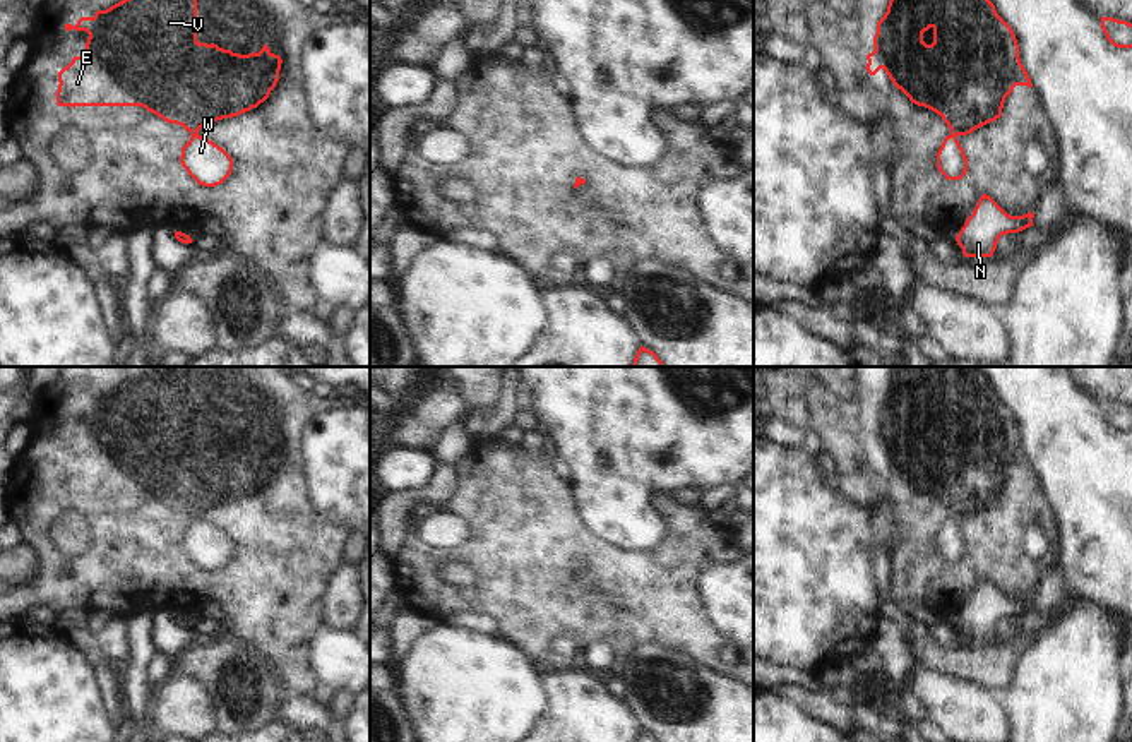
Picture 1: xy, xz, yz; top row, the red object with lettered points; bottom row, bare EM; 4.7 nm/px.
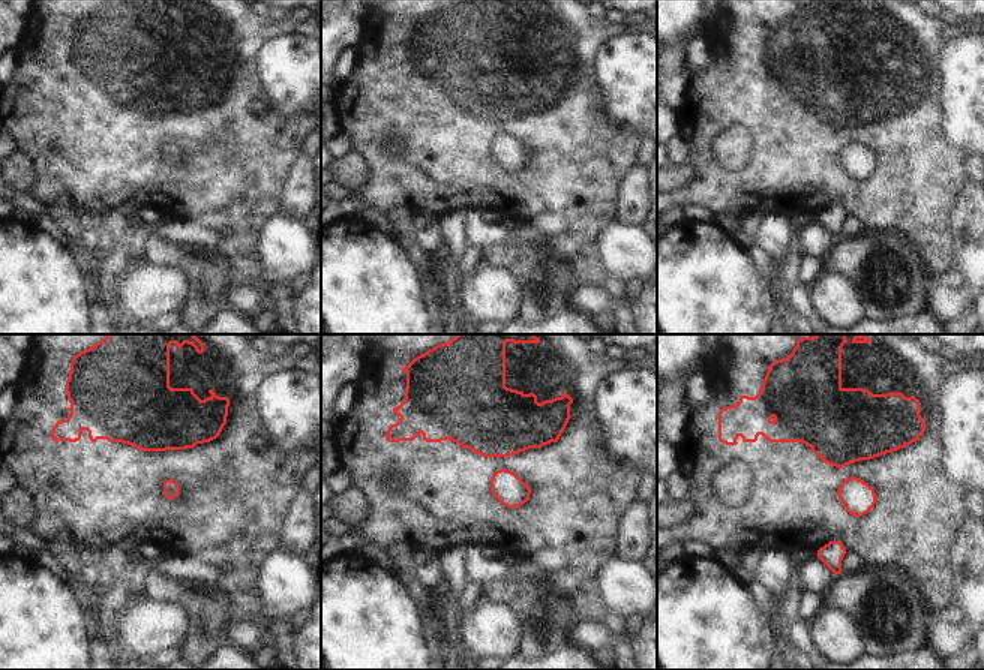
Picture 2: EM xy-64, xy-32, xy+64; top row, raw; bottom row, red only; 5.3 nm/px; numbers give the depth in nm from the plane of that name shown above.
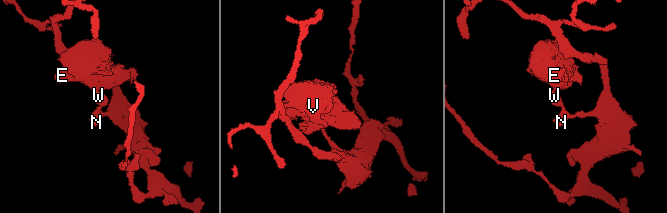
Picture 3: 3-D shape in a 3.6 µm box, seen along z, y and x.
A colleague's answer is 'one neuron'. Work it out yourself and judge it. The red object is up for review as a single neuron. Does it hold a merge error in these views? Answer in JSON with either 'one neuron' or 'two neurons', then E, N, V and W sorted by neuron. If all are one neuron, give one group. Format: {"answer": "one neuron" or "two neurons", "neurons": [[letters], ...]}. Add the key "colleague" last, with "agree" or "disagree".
{"answer": "two neurons", "neurons": [["E", "V"], ["N", "W"]], "colleague": "disagree"}

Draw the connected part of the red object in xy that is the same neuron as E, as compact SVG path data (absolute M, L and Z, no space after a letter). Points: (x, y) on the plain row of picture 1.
M146 367L146 372L92 401L80 401L67 415L89 418L80 440L58 456L58 490L142 490L168 507L182 509L190 519L212 506L238 500L264 487L279 464L281 440L267 428L259 437L240 439L211 427L197 425L197 375L238 377L231 367Z

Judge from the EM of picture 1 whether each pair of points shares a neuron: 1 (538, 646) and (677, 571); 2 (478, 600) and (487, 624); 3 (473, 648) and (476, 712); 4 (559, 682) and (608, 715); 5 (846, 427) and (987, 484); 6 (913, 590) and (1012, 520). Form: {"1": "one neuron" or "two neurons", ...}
{"1": "one neuron", "2": "two neurons", "3": "one neuron", "4": "one neuron", "5": "one neuron", "6": "one neuron"}

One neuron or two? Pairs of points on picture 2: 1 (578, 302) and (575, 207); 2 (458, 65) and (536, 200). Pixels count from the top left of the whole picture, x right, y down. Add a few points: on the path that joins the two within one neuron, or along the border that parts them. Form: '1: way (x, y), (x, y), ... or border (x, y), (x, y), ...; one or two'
1: border (579, 282), (600, 284); two
2: way (492, 98), (539, 144), (539, 165); one

